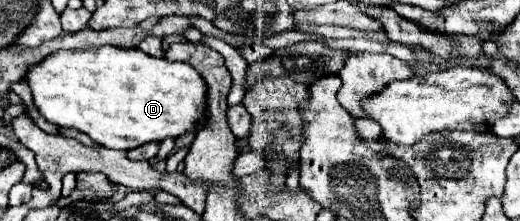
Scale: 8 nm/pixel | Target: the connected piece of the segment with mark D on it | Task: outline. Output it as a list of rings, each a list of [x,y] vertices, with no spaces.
[[[104,44],[88,50],[58,50],[46,56],[44,62],[30,66],[24,82],[32,90],[34,106],[48,122],[60,128],[76,128],[94,142],[114,150],[130,150],[144,142],[162,142],[168,136],[182,136],[186,130],[198,128],[204,118],[206,84],[200,74],[190,64],[152,58],[138,48]]]

